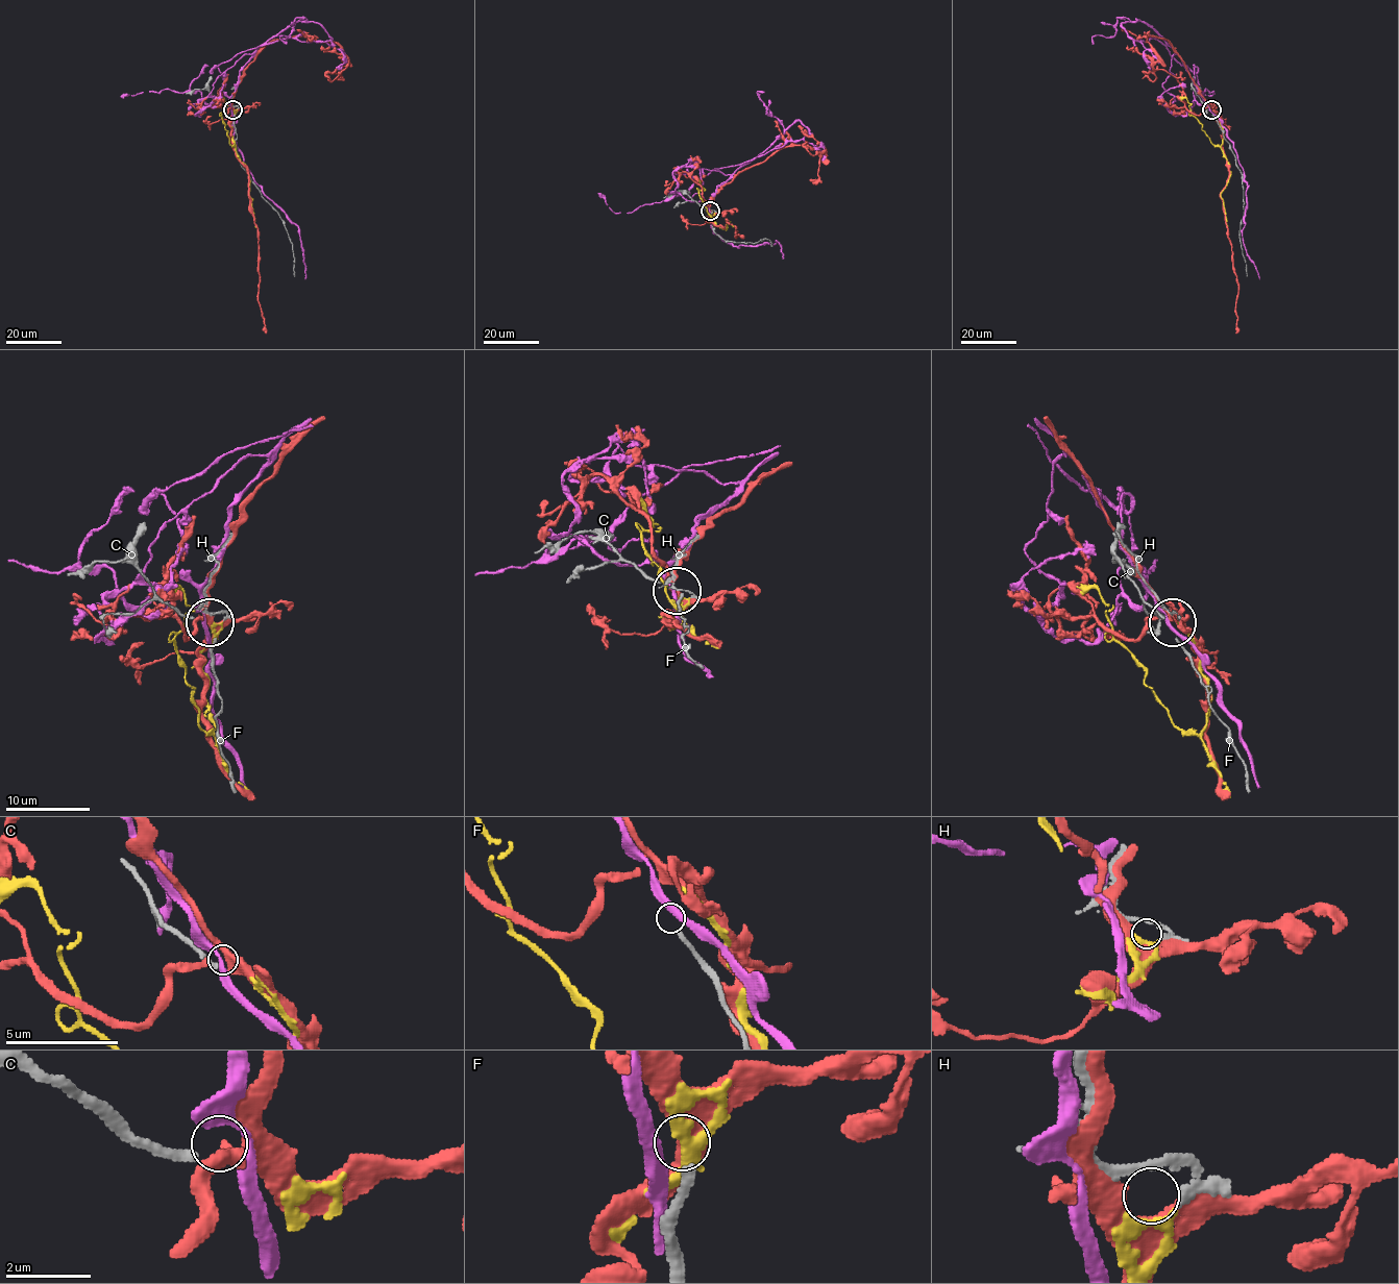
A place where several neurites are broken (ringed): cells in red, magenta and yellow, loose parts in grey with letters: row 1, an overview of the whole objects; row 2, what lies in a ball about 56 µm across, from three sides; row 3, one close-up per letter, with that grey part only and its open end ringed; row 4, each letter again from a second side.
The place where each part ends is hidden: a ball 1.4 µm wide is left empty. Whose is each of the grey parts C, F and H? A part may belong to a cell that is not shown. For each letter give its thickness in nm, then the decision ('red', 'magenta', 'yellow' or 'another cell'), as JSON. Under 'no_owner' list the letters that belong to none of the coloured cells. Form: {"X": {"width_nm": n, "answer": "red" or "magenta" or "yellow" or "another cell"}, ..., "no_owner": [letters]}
{"C": {"width_nm": 200, "answer": "red"}, "F": {"width_nm": 220, "answer": "another cell"}, "H": {"width_nm": 150, "answer": "yellow"}, "no_owner": ["F"]}

